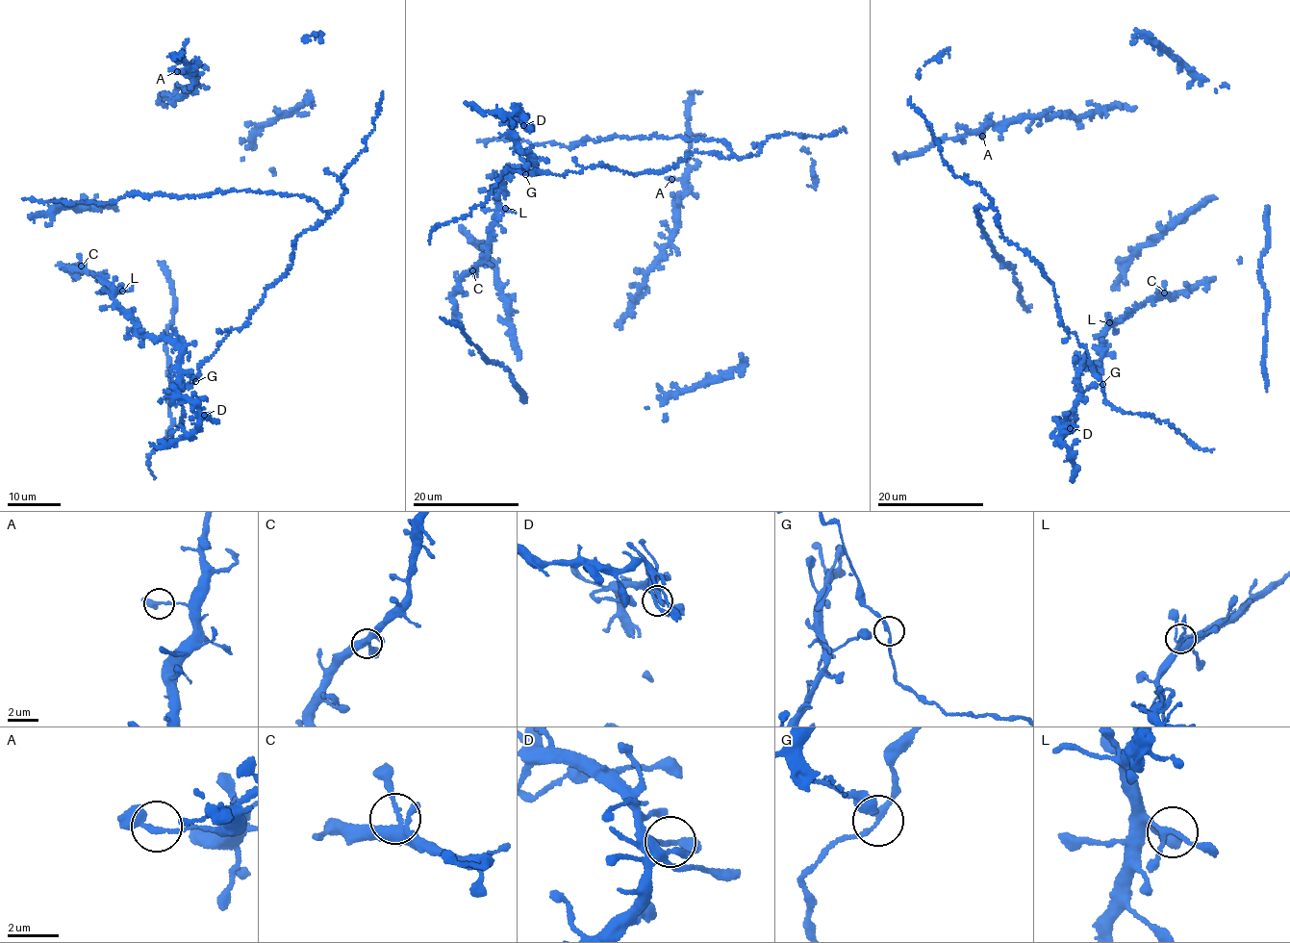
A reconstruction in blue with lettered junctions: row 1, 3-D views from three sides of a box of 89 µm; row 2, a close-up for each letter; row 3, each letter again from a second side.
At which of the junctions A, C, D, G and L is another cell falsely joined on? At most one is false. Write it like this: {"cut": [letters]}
{"cut": []}

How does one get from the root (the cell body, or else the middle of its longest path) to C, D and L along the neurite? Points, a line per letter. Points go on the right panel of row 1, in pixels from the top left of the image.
C: (1086, 366), (1090, 368), (1100, 361), (1104, 329), (1118, 321), (1133, 308), (1152, 298), (1156, 299), (1164, 293)
D: (1086, 366), (1083, 363), (1078, 369), (1079, 400), (1071, 417), (1060, 424), (1062, 431), (1070, 428)
L: (1086, 366), (1090, 368), (1100, 361), (1103, 344), (1101, 334), (1109, 322)

